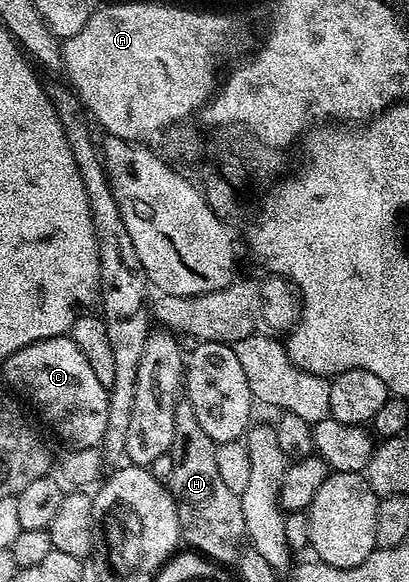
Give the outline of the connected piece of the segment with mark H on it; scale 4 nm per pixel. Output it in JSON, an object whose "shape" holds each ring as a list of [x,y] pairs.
{"shape":[[[179,399],[176,410],[176,422],[172,422],[172,446],[168,455],[172,458],[172,474],[168,481],[168,487],[172,498],[176,502],[176,518],[178,530],[183,545],[189,546],[195,552],[201,552],[208,560],[216,564],[230,566],[239,559],[246,540],[246,527],[244,526],[244,510],[242,498],[232,494],[224,481],[220,479],[220,473],[216,466],[216,450],[218,445],[208,434],[204,434],[204,426],[196,422],[196,410],[192,410],[192,402],[188,399]]]}

